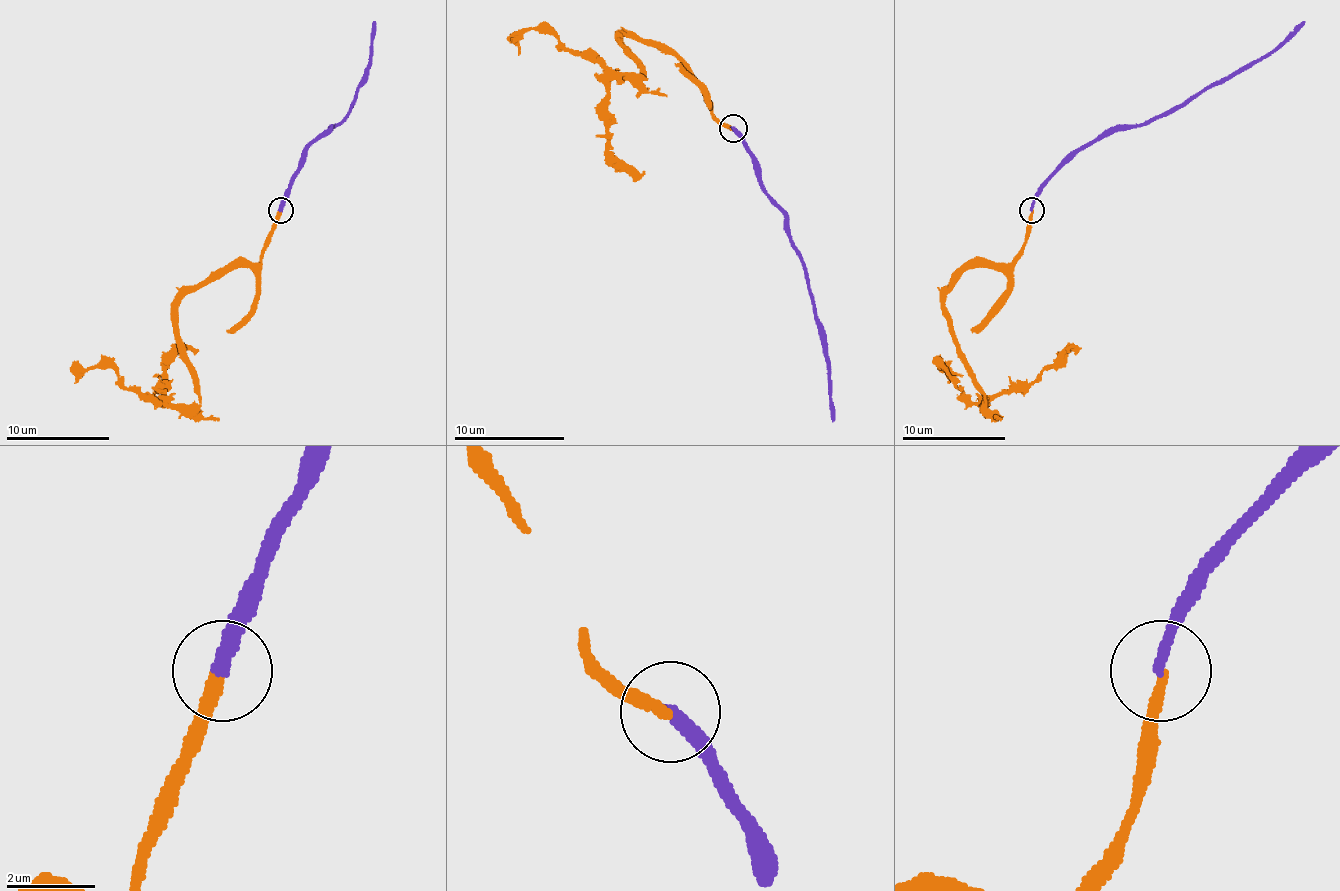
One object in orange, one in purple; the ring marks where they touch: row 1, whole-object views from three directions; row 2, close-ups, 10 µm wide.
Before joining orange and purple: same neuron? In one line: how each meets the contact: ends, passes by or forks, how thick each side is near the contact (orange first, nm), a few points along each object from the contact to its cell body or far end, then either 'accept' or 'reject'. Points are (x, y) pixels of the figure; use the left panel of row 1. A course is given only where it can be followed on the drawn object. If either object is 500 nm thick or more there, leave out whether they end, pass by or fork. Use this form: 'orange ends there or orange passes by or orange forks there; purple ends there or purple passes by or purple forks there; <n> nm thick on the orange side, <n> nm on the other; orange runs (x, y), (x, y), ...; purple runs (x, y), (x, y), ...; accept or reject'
orange ends there; purple ends there; 240 nm thick on the orange side, 280 nm on the other; orange runs (280, 211), (257, 265), (231, 265), (179, 301), (177, 342), (195, 402), (159, 404), (110, 368), (81, 376); purple runs (280, 211), (283, 195), (301, 167), (301, 156), (350, 112), (370, 61), (373, 22); reject

